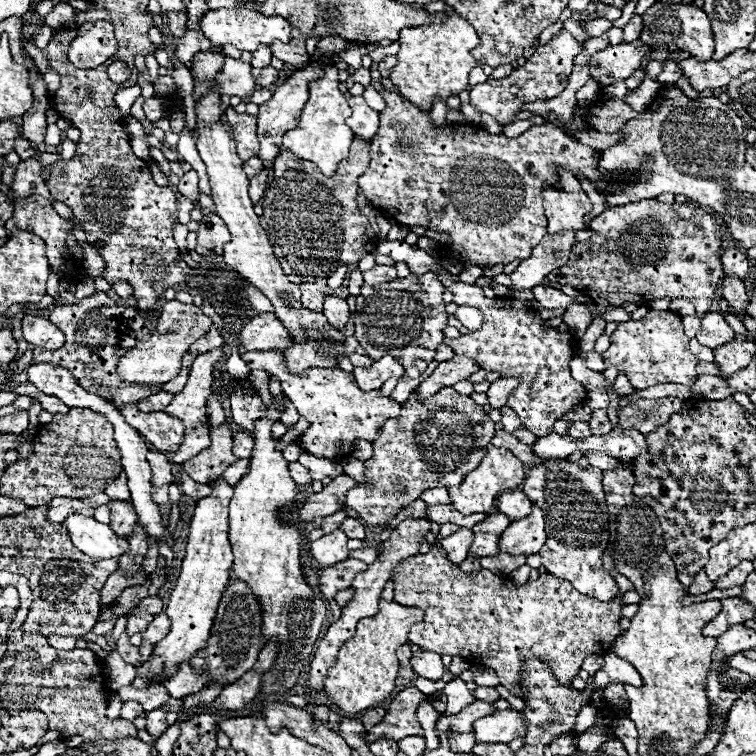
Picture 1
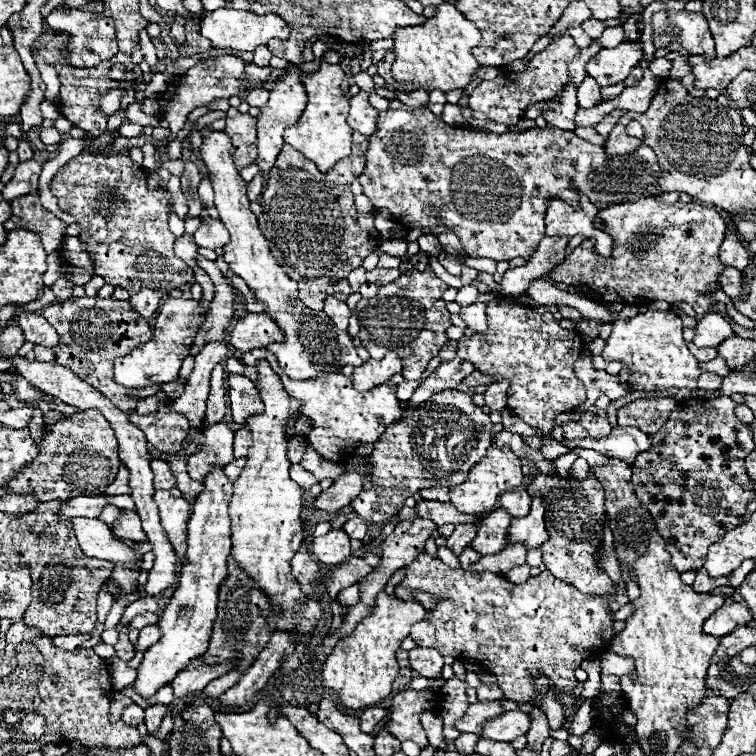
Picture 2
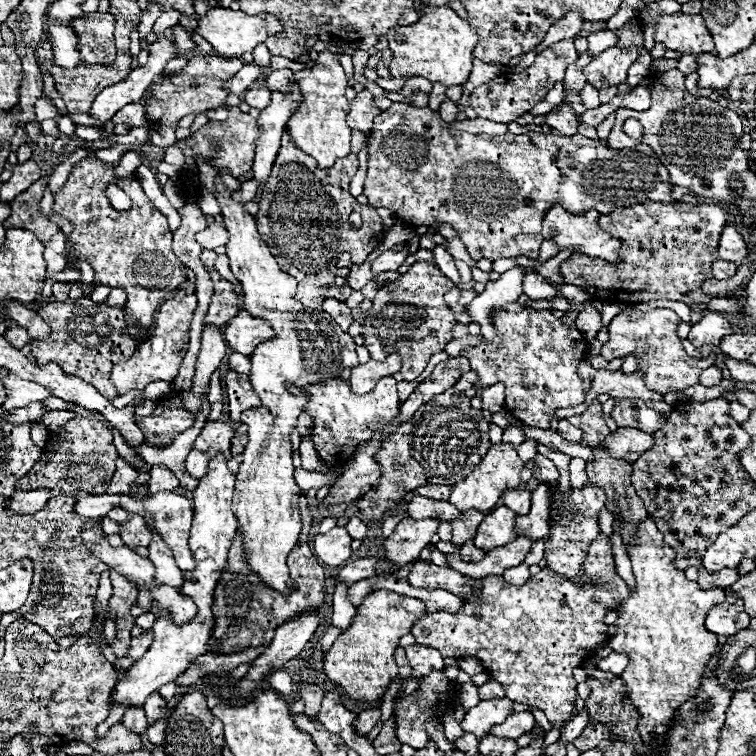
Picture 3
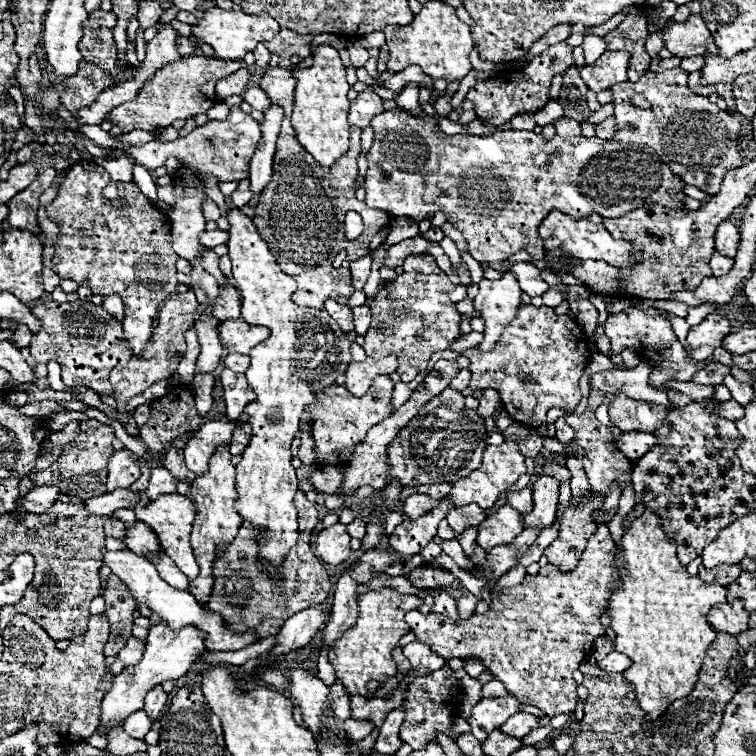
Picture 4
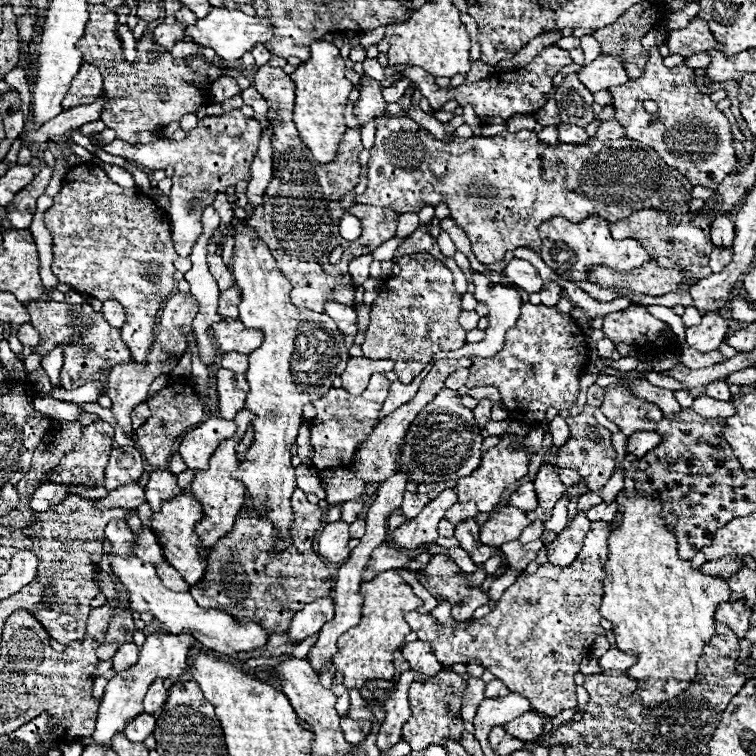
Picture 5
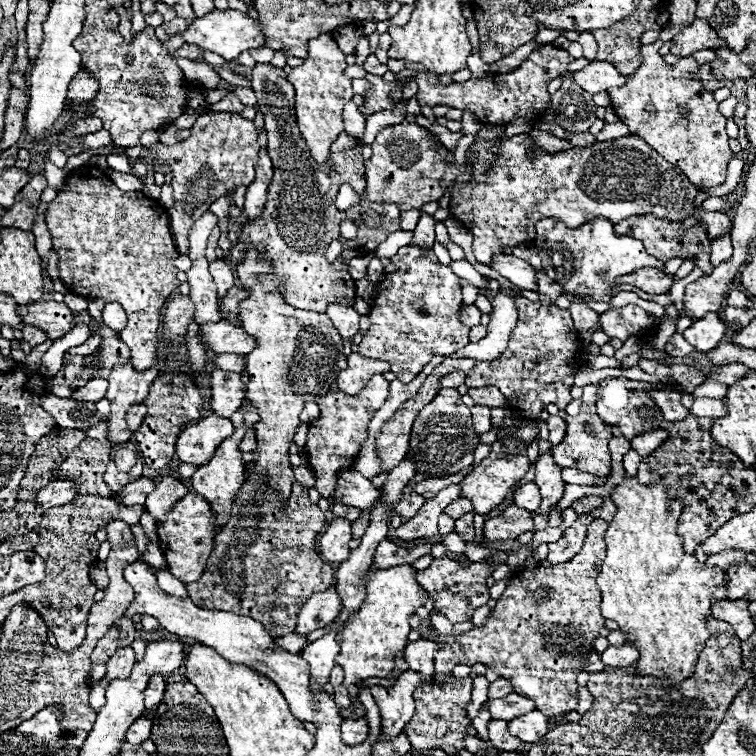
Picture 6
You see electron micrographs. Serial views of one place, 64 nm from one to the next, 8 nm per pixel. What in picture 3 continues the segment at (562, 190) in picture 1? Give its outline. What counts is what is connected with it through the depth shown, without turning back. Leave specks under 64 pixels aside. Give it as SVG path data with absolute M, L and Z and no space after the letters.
M552 206L548 212L546 212L546 216L544 216L544 222L542 222L542 236L546 238L546 240L554 240L558 246L560 246L560 250L564 250L564 248L574 248L574 250L580 250L580 252L584 252L584 254L588 254L588 256L596 256L596 258L604 258L604 260L608 260L608 262L618 262L620 258L618 258L618 250L620 250L620 240L616 240L616 238L612 238L608 232L602 232L602 228L598 226L598 212L592 208L592 210L588 210L588 212L584 212L584 214L570 214L570 212L566 212L562 206Z

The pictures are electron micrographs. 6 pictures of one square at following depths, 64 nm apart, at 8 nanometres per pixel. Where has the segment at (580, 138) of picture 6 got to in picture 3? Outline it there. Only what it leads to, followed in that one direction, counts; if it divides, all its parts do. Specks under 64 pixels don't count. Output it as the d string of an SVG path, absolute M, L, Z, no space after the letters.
M562 102L562 104L558 106L558 110L546 114L546 124L548 124L550 128L558 130L558 132L564 134L564 136L572 136L572 134L576 134L578 118L576 118L576 114L572 112L572 108L568 108L568 102Z

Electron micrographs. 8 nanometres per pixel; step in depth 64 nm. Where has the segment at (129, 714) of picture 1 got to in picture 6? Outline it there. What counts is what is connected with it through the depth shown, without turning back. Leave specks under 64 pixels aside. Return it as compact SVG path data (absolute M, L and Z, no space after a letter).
M142 716L140 720L136 720L128 732L126 732L126 742L130 744L142 744L144 740L150 738L150 730L152 730L152 718Z

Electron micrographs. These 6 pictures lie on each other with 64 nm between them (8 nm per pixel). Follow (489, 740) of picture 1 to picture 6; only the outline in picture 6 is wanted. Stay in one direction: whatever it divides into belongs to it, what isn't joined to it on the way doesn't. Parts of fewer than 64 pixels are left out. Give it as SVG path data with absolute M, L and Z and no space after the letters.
M532 710L532 712L508 722L508 730L512 736L520 738L522 742L536 744L548 732L548 718L542 712Z

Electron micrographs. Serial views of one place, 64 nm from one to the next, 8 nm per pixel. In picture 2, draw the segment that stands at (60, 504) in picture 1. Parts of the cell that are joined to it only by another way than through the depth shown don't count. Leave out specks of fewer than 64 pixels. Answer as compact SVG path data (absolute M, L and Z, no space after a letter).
M78 496L78 498L70 498L62 504L62 510L58 514L58 518L74 518L74 516L82 516L82 518L98 518L98 514L102 512L102 508L106 506L106 496Z

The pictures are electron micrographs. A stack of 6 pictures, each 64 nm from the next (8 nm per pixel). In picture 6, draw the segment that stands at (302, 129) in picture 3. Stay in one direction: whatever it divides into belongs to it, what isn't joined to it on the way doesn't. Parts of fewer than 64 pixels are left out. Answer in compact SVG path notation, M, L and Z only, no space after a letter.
M322 34L310 40L310 52L304 64L292 68L292 72L288 74L288 82L292 82L296 88L296 122L300 134L304 136L312 156L318 162L326 162L330 158L330 146L344 130L342 108L352 100L354 94L352 80L344 78L344 68L344 54L336 46L334 38L330 34Z

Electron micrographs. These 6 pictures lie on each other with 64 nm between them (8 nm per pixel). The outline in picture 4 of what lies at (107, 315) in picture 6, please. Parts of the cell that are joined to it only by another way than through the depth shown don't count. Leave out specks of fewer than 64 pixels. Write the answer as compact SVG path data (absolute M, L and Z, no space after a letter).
M114 294L114 296L106 296L104 298L104 302L102 302L102 306L110 312L110 314L114 314L116 318L122 318L124 316L124 306L122 306L122 300Z

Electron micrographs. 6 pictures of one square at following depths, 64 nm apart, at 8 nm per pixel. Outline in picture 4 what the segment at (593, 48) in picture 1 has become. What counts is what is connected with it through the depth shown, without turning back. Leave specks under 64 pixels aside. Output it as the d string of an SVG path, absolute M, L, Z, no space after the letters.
M564 74L564 82L562 82L560 98L558 98L558 102L564 106L564 116L568 116L576 122L586 120L586 116L590 114L590 110L586 106L586 90L588 90L588 86L584 84L584 80L580 76Z

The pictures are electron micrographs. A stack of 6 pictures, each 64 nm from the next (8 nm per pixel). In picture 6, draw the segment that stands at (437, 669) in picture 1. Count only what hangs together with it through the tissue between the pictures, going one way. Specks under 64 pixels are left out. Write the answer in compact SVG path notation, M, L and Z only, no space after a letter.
M416 640L416 642L408 642L404 648L404 660L410 664L410 670L430 678L434 676L436 668L434 668L434 654L438 650L438 644L432 640Z

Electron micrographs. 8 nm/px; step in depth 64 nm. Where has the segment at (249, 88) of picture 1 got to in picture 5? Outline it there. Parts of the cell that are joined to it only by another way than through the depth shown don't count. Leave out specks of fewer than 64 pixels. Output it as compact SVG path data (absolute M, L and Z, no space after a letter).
M104 4L88 6L90 20L86 24L86 34L80 38L80 52L84 62L94 64L104 76L104 94L112 100L106 104L100 120L112 130L116 130L120 140L130 144L136 142L136 134L140 130L156 132L162 126L178 122L184 114L196 112L200 104L212 104L210 100L210 86L220 76L226 74L224 64L206 62L202 56L192 56L188 60L176 60L168 52L160 52L158 60L150 64L150 50L154 46L150 36L142 36L136 42L138 60L134 64L126 64L122 56L120 40L116 38L116 12L106 8Z

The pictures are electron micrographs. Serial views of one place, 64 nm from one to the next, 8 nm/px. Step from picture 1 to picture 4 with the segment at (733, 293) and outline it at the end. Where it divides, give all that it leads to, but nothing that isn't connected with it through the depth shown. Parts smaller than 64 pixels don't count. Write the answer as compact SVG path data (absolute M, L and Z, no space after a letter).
M716 252L710 260L710 268L712 268L714 276L724 276L724 272L728 272L728 268L732 268L732 258L726 258Z

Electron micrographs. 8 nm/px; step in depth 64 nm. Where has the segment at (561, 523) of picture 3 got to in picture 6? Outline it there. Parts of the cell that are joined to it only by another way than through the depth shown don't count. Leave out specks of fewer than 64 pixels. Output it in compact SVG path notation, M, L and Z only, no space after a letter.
M580 514L576 518L576 522L564 530L564 534L560 536L558 542L548 544L550 552L548 552L548 562L552 564L564 564L568 560L572 560L572 556L576 556L576 552L580 552L582 544L584 544L584 536L586 536L586 528L592 522L590 516Z

